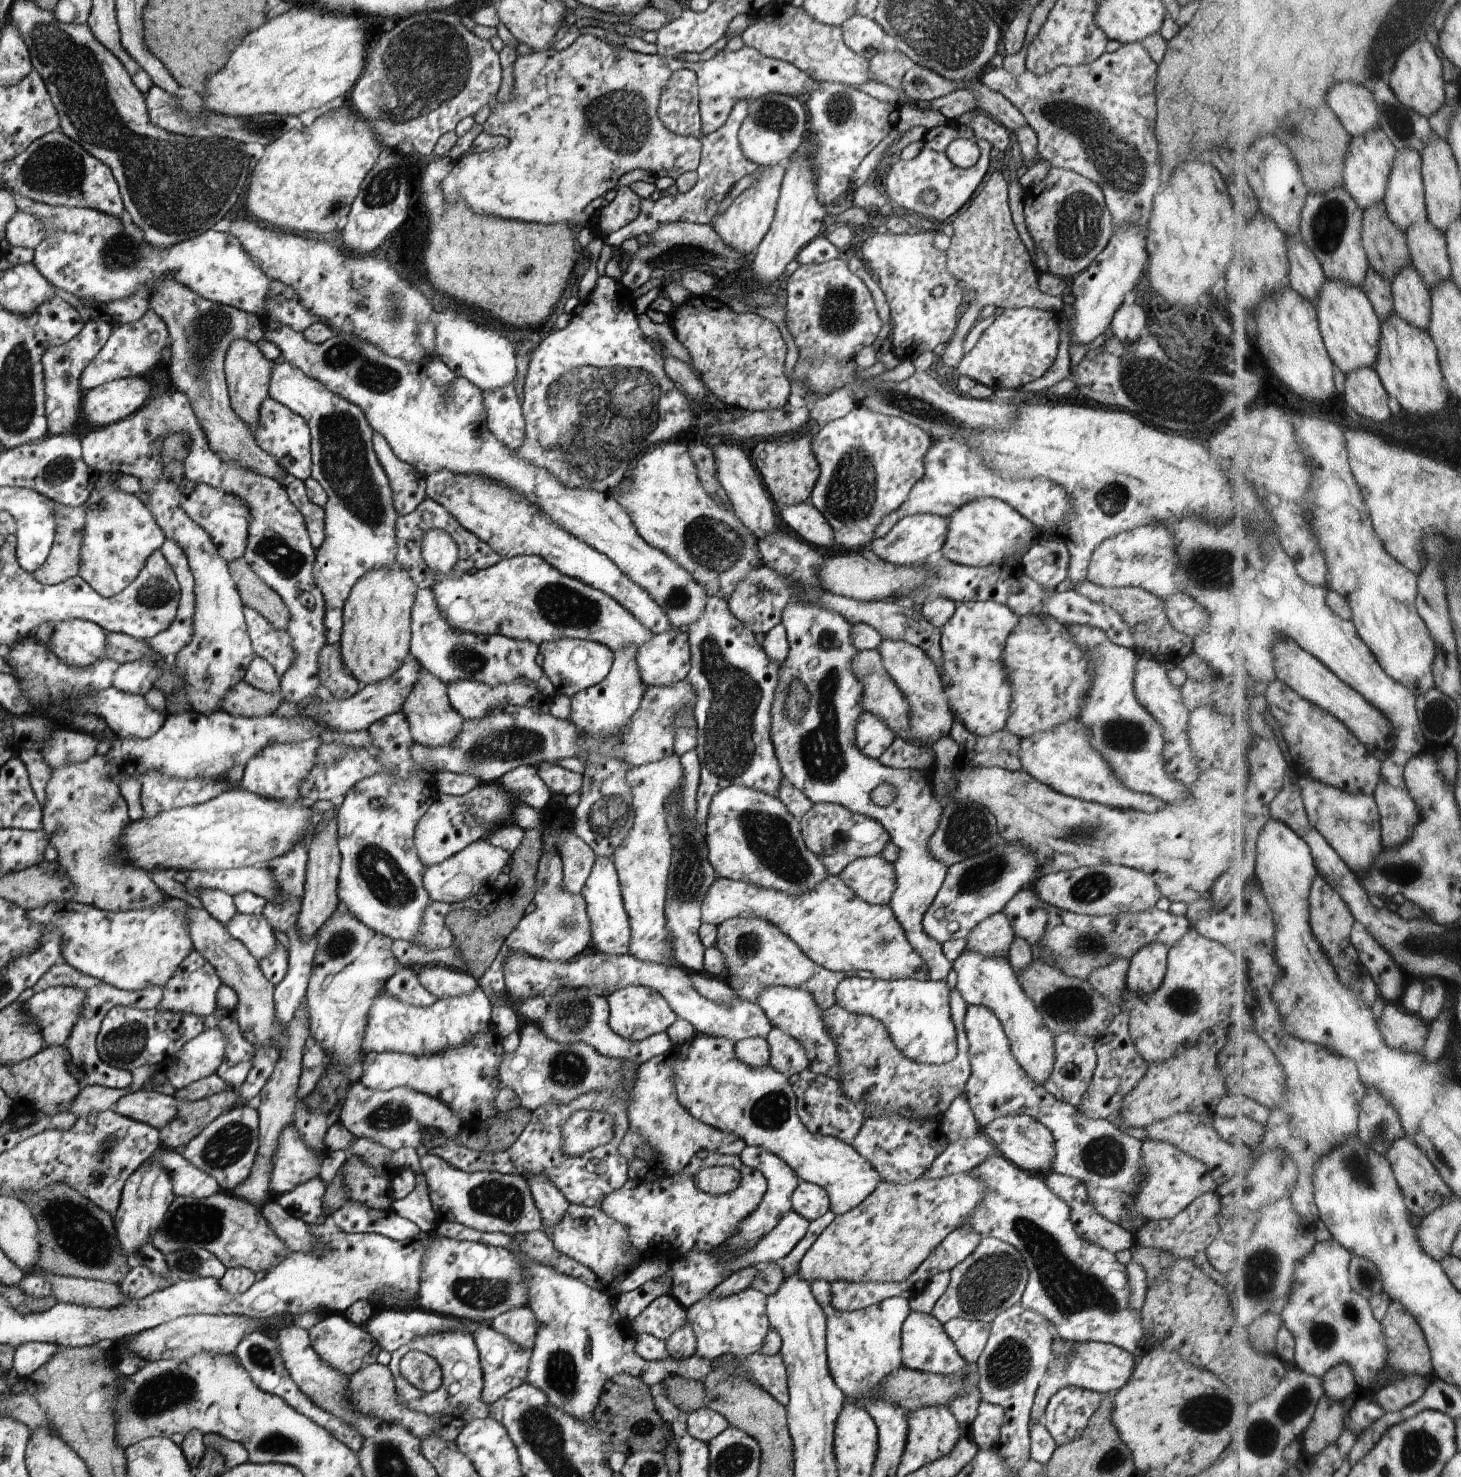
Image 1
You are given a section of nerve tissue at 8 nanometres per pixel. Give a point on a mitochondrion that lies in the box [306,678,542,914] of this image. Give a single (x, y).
(386, 881)

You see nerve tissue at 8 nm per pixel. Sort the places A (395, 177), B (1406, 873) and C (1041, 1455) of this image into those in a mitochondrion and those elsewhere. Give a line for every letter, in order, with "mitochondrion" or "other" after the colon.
A: mitochondrion
B: mitochondrion
C: other

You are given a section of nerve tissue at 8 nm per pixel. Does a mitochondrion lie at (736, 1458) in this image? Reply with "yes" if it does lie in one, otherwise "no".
yes

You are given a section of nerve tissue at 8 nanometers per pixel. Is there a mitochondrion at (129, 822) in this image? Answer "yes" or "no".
no

